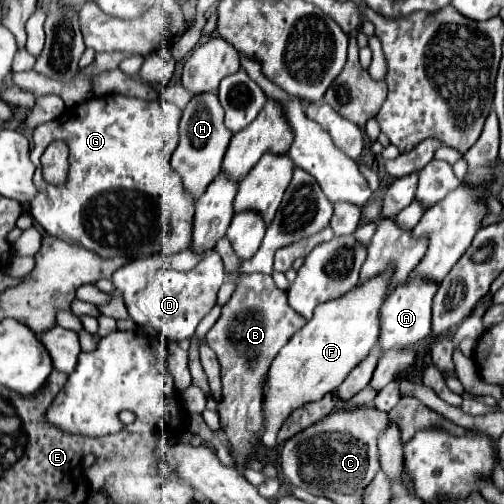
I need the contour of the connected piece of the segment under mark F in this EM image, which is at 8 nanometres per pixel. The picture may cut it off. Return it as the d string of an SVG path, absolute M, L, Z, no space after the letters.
M389 269L361 287L351 289L339 299L327 301L315 309L315 315L311 321L307 321L293 339L279 351L279 355L273 359L271 369L263 383L263 419L265 419L265 431L263 431L263 445L269 449L277 449L277 431L281 429L283 421L305 403L313 403L323 399L327 393L333 393L343 379L349 375L353 367L357 367L371 347L377 343L379 335L379 307L387 297L387 285L389 285Z

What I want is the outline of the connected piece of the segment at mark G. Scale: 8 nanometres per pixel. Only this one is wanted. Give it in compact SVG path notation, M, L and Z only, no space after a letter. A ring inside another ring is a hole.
M103 95L87 99L75 107L69 107L61 117L41 123L33 131L31 161L35 163L35 183L39 195L31 201L33 219L53 237L81 245L95 251L101 257L149 257L151 253L181 253L191 243L193 229L193 199L185 195L181 177L171 169L171 155L175 151L175 137L179 137L181 109L155 99L143 101L125 95ZM61 139L69 145L69 171L65 185L45 183L41 175L41 155L53 143Z

